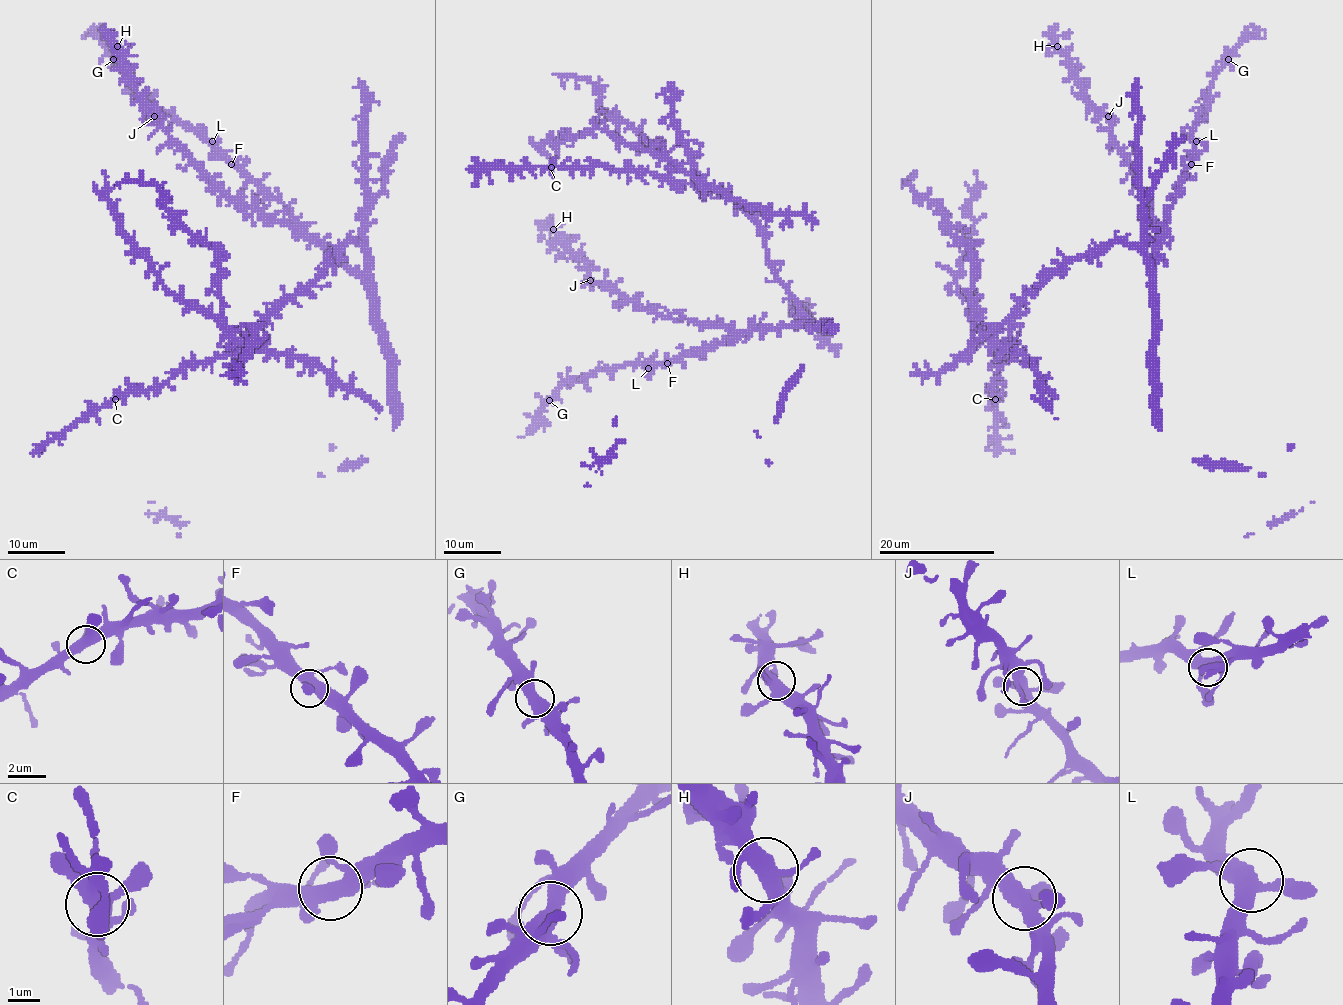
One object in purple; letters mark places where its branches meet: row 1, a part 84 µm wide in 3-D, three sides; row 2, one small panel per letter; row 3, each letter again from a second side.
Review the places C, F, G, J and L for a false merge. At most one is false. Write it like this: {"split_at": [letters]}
{"split_at": []}

